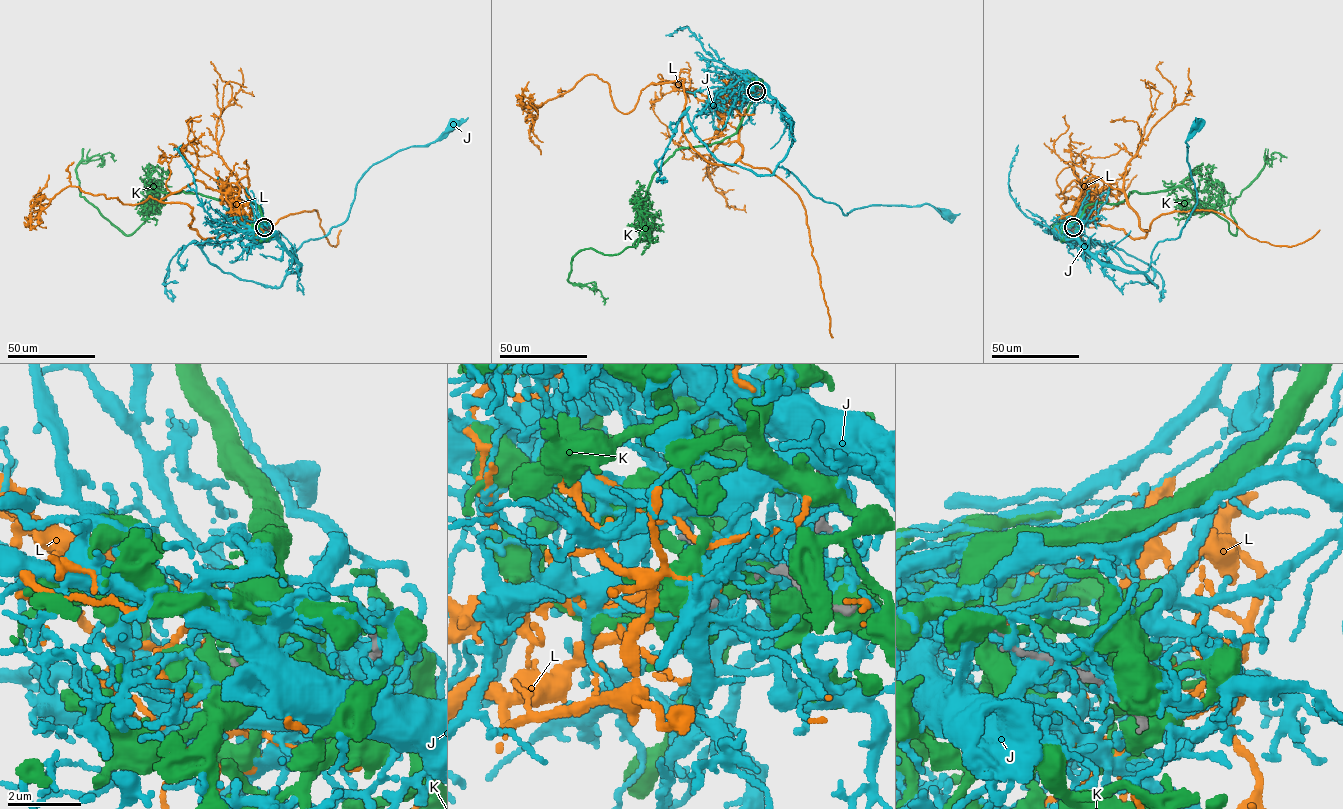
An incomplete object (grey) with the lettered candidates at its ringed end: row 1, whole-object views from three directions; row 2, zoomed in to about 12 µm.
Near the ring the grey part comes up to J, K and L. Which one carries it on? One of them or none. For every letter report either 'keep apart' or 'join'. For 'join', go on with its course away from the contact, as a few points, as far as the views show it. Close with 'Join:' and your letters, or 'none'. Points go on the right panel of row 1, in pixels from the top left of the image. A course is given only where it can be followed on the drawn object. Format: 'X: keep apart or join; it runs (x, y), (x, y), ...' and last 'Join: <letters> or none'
J: keep apart
K: keep apart
L: join; it runs (1073, 227), (1075, 202), (1095, 177), (1124, 193), (1143, 231), (1162, 214), (1206, 210), (1276, 246), (1319, 230)
Join: L

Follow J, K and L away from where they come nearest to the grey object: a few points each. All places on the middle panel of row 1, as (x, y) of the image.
J: (757, 91), (791, 119), (791, 145), (778, 165), (814, 196), (845, 215), (865, 206), (923, 204), (944, 213)
K: (756, 91), (756, 83), (737, 131), (678, 149), (654, 174), (638, 243), (572, 257), (568, 280), (608, 298)
L: (756, 91), (737, 96), (731, 90), (728, 96), (740, 119), (740, 160), (767, 168), (801, 201), (832, 337)

